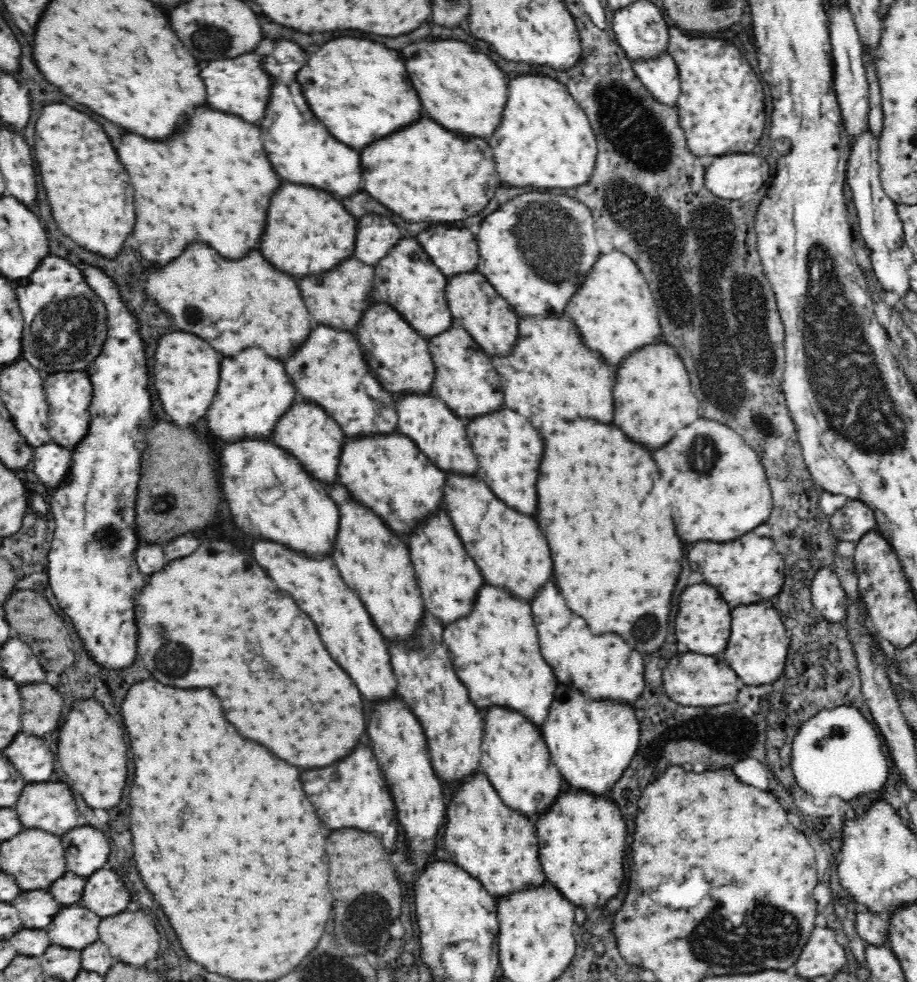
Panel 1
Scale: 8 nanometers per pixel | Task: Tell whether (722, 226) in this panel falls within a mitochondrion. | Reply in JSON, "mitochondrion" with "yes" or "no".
{"mitochondrion":"yes"}

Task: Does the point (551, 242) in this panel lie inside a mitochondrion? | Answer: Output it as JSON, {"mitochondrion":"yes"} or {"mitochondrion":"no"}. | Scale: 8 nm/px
{"mitochondrion":"yes"}

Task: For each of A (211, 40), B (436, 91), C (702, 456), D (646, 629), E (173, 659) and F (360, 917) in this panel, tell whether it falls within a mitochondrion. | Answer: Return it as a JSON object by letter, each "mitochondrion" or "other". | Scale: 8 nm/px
{"A":"mitochondrion","B":"other","C":"mitochondrion","D":"mitochondrion","E":"mitochondrion","F":"mitochondrion"}

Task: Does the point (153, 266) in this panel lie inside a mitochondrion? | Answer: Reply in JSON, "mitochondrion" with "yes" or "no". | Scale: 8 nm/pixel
{"mitochondrion":"no"}

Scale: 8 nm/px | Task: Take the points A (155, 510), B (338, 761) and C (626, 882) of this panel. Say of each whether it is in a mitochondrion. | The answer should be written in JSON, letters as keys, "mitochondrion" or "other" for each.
{"A":"mitochondrion","B":"other","C":"other"}

